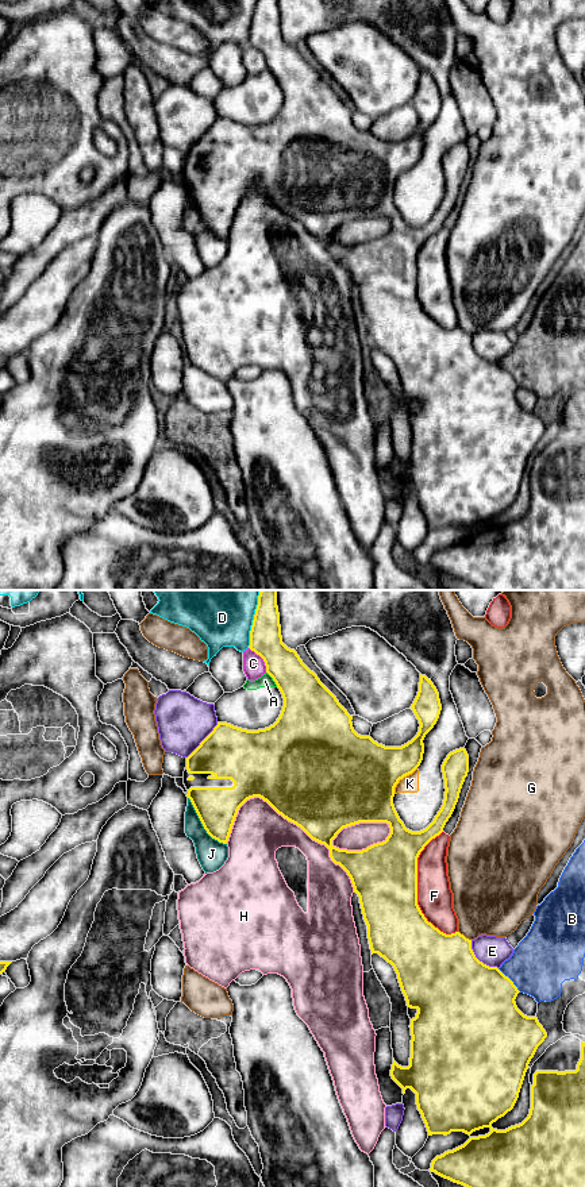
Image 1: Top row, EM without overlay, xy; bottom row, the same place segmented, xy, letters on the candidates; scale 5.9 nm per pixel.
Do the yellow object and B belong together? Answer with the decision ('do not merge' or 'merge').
do not merge

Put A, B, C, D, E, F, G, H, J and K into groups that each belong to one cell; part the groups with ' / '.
A K / B / C / D / E / F J / G / H

